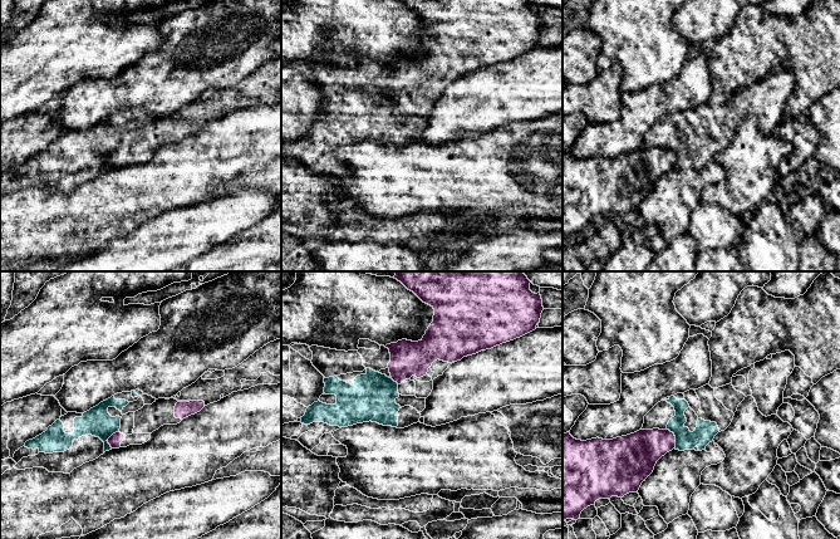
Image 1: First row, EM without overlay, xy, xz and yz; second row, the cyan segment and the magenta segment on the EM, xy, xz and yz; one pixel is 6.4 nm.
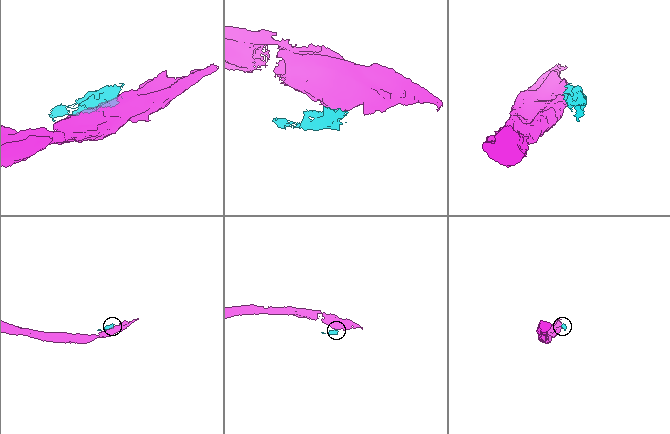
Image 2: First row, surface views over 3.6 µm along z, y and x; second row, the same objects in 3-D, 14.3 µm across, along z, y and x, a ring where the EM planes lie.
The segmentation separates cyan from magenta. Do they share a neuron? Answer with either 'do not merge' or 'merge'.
do not merge

